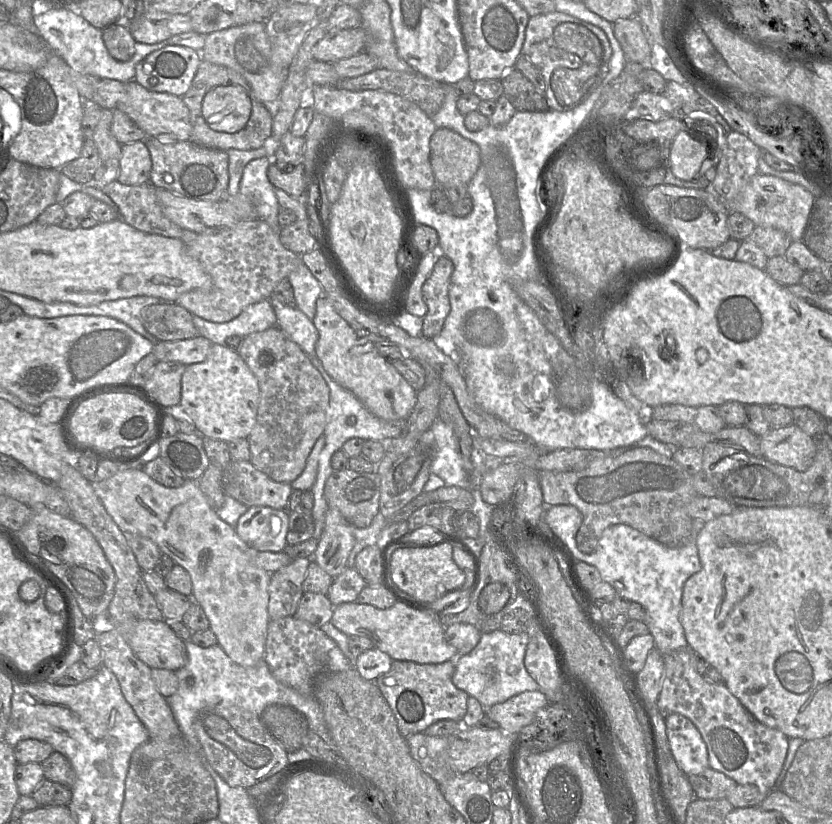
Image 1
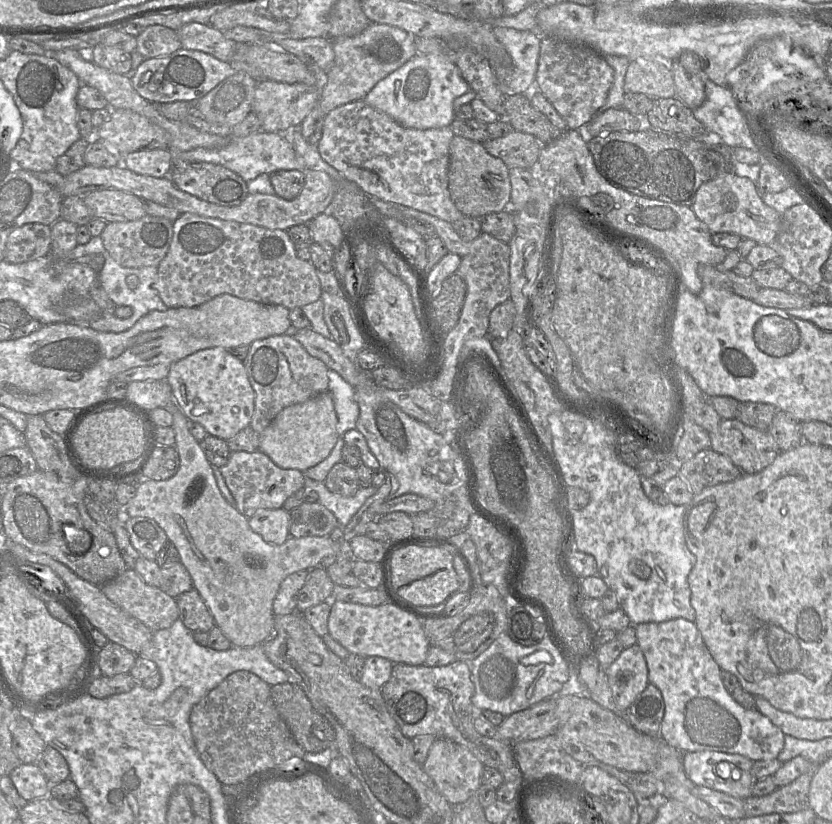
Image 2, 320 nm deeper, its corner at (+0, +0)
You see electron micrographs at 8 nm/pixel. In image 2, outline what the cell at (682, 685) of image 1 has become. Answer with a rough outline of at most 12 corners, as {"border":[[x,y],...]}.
{"border":[[694,622],[633,626],[680,752],[778,757],[785,734],[732,698]]}

